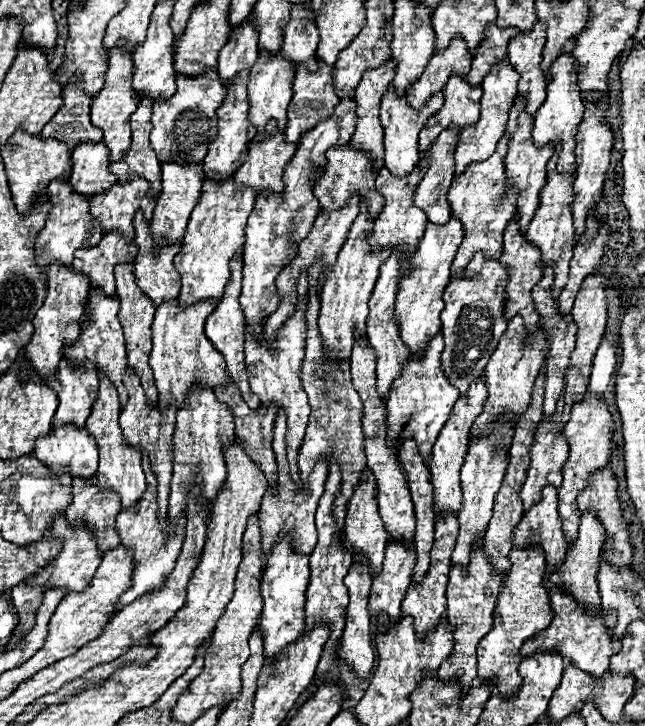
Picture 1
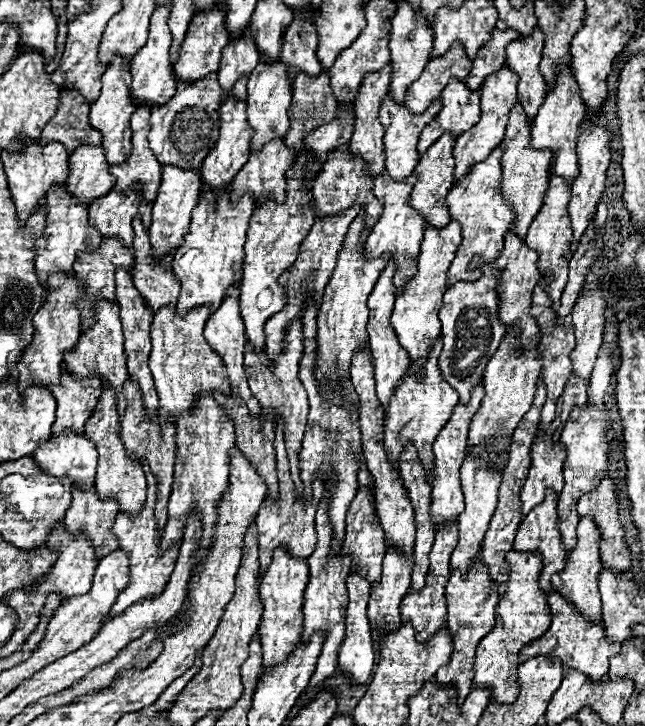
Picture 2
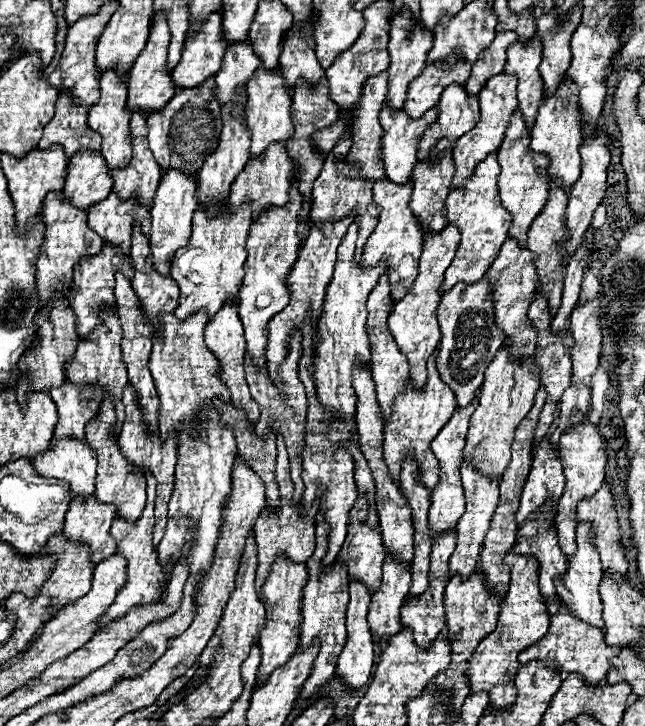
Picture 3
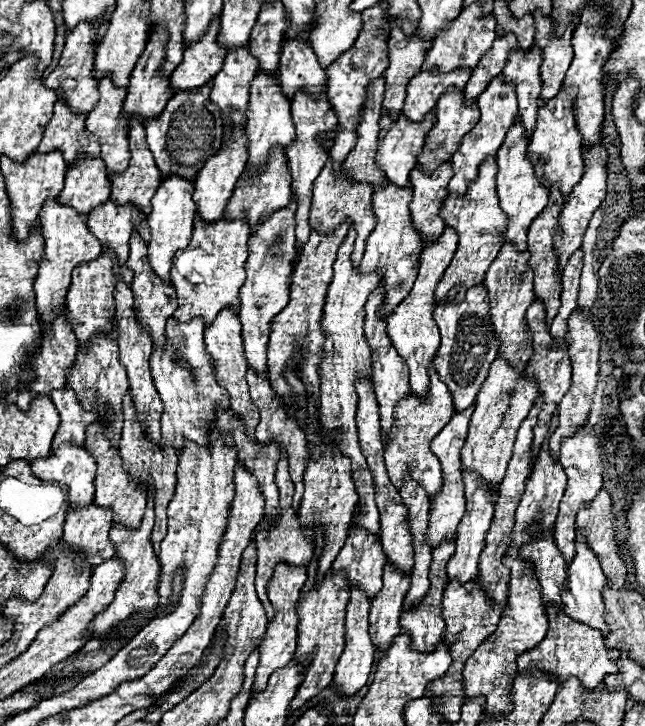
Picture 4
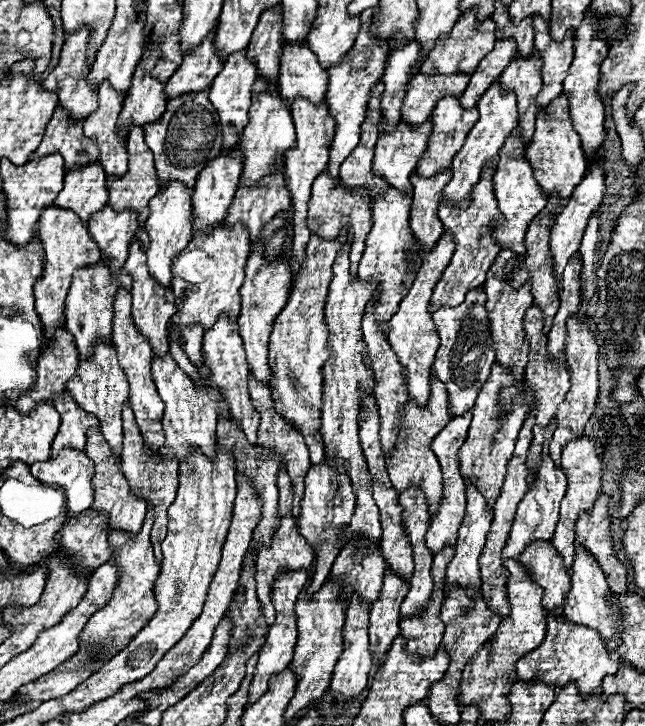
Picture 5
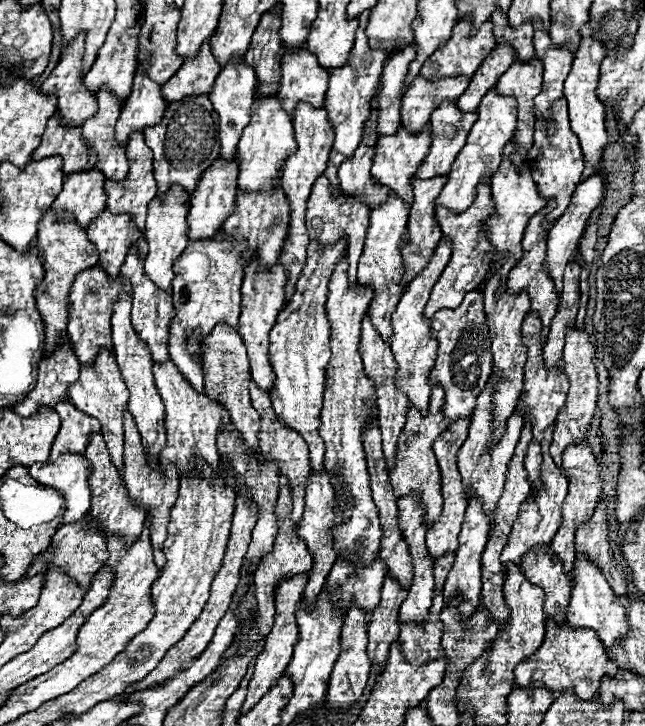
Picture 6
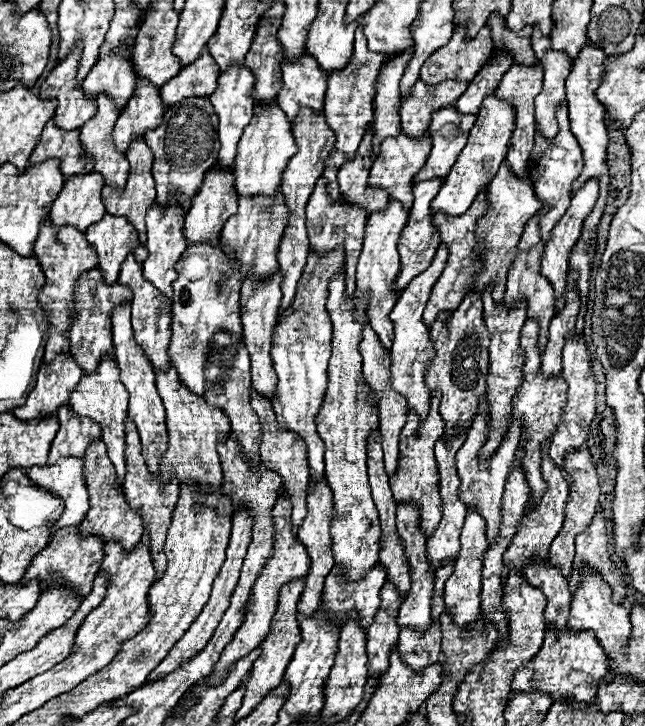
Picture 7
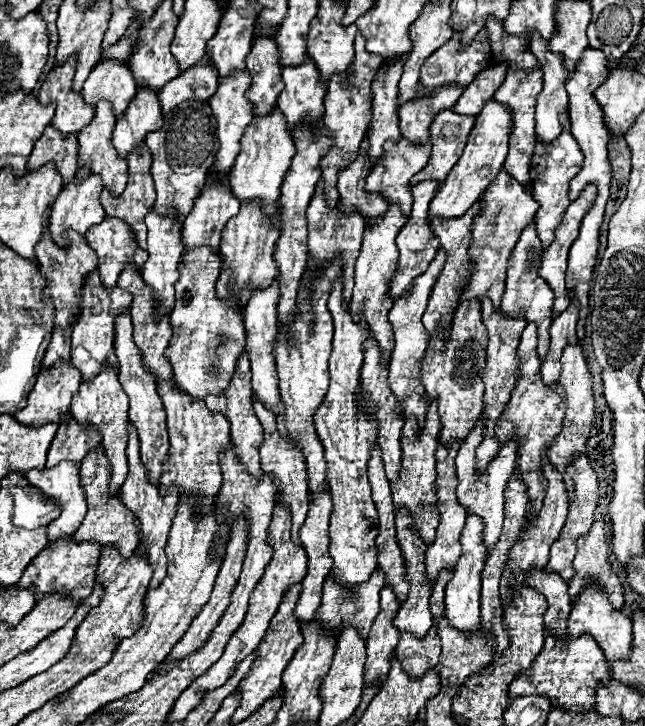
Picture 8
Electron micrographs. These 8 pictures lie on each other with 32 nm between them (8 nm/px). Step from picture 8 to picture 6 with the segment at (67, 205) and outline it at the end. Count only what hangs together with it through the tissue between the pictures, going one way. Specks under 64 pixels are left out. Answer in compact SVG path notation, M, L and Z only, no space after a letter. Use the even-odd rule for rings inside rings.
M96 166L82 172L72 172L66 176L64 188L56 196L52 210L70 212L74 220L86 228L106 208L104 182L106 178Z

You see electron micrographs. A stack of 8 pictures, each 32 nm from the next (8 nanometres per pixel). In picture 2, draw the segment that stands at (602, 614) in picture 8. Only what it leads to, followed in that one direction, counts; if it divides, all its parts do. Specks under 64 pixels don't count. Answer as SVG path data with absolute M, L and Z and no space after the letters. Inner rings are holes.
M584 516L580 518L580 524L578 524L578 544L576 548L568 554L566 558L566 564L564 564L564 570L558 574L558 592L568 598L576 608L578 612L592 620L592 622L600 622L602 616L602 604L600 604L600 592L598 592L598 574L600 574L600 528L596 528L594 520L590 516Z

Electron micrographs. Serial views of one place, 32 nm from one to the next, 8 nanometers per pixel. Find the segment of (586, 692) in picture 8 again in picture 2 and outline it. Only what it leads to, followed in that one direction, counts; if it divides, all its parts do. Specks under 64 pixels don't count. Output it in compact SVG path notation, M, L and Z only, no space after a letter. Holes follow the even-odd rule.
M552 590L552 594L548 596L548 604L550 604L550 612L552 612L552 624L544 632L544 636L536 638L534 642L526 644L520 650L520 660L524 662L530 656L556 656L556 658L562 660L562 664L566 668L576 668L576 670L584 672L586 676L590 676L592 680L600 680L608 672L608 666L610 666L608 660L610 660L610 656L614 656L614 654L620 652L620 644L618 642L608 642L604 626L588 622L574 608L574 604L568 602L556 590Z

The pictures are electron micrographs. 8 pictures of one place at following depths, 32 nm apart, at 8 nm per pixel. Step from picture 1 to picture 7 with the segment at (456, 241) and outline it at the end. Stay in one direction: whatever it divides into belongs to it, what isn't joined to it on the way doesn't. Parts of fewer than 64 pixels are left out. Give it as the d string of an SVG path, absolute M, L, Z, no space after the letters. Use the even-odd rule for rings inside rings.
M440 244L438 250L436 250L436 256L432 260L432 264L420 276L416 276L408 284L408 288L400 294L396 306L394 306L392 314L390 314L390 320L394 324L394 340L392 340L392 348L390 348L392 362L394 362L392 386L402 396L406 396L408 408L410 410L416 410L420 416L426 416L428 414L428 406L430 406L430 390L428 390L428 386L424 382L424 376L426 376L426 368L428 368L430 360L434 358L434 342L430 338L428 326L424 324L422 312L426 308L426 302L430 298L430 292L432 292L436 280L440 278L440 272L446 266L446 260L448 260L448 248L444 244Z

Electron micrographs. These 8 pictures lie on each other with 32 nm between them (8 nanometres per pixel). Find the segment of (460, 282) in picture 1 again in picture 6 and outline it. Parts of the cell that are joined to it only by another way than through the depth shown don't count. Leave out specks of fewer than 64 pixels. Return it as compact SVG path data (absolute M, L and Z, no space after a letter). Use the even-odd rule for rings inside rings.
M472 290L464 296L464 302L458 308L442 308L432 318L432 330L438 338L438 356L430 370L430 384L442 384L446 392L444 416L452 422L472 414L476 398L486 386L486 380L492 372L492 350L490 334L484 312L484 294L482 290Z

